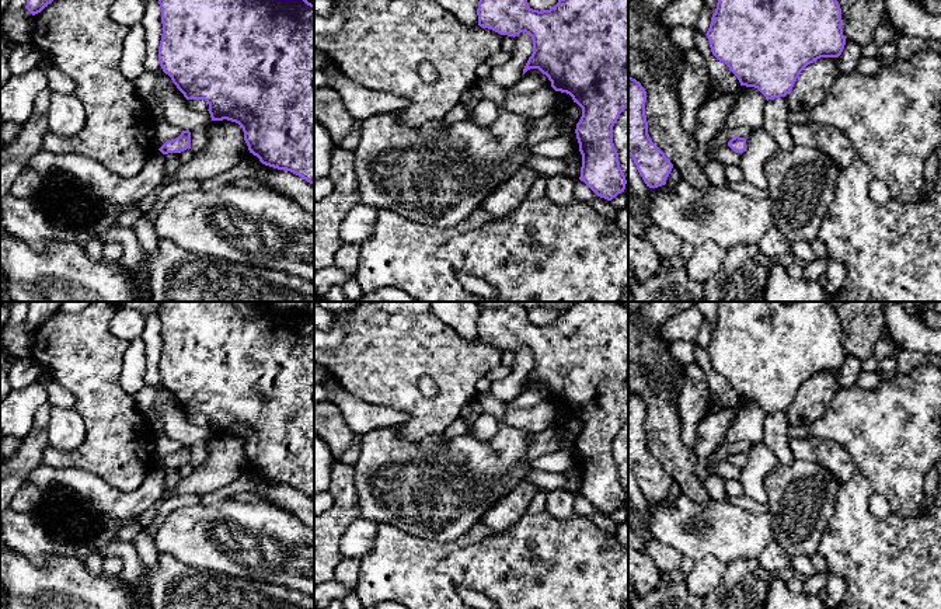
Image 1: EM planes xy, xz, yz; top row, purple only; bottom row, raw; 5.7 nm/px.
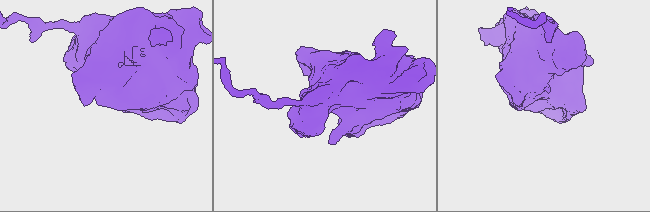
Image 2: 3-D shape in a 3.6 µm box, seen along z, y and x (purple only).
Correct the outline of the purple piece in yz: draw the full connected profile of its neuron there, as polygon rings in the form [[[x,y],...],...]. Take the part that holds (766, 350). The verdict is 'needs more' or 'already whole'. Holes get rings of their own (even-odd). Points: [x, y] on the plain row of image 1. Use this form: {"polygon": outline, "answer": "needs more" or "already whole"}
{"polygon": [[[718,302],[718,317],[707,352],[712,369],[738,392],[740,400],[757,403],[766,414],[791,407],[801,386],[820,372],[839,372],[844,363],[841,323],[827,302]]], "answer": "already whole"}

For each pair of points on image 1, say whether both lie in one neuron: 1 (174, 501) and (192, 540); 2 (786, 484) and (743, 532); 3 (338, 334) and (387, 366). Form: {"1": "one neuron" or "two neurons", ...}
{"1": "two neurons", "2": "two neurons", "3": "two neurons"}

